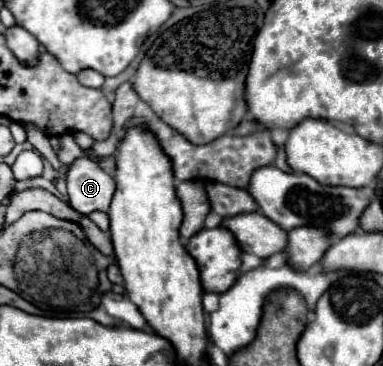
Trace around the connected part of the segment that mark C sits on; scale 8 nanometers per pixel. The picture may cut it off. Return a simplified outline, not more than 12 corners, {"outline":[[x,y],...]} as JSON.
{"outline":[[90,158],[68,170],[70,204],[106,212],[114,178]]}

